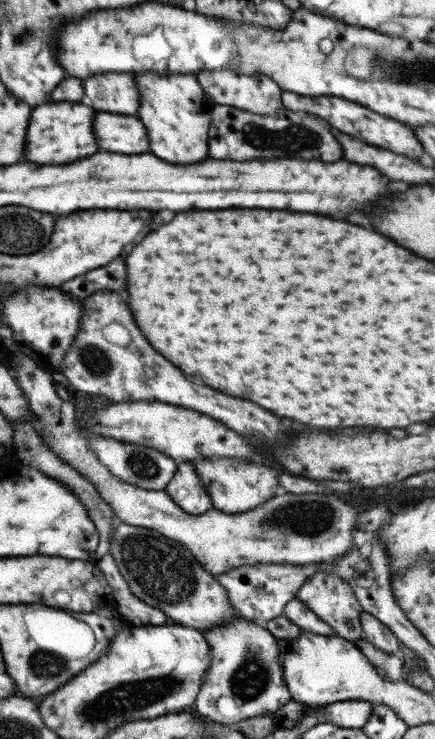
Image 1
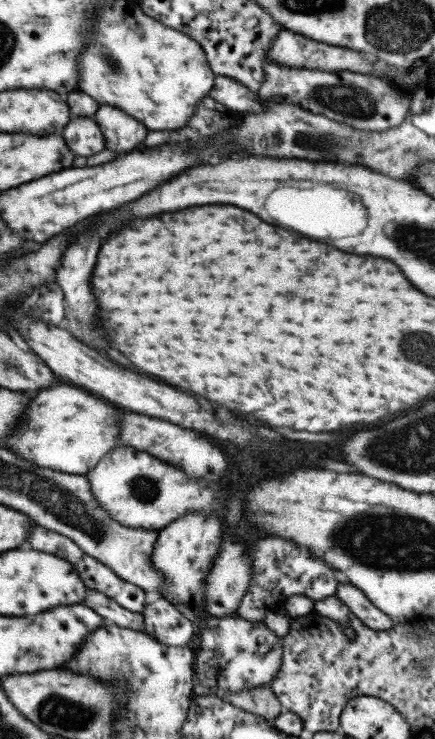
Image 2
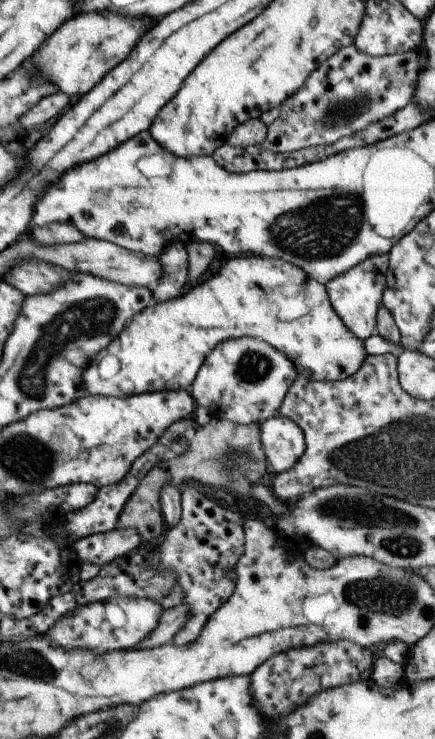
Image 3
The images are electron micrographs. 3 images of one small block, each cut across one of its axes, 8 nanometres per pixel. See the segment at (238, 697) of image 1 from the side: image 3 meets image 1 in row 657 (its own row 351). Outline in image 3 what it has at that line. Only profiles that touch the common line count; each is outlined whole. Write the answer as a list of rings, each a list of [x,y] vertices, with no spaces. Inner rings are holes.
[[[240,337],[217,344],[207,354],[189,386],[190,396],[195,404],[206,408],[213,419],[239,425],[259,424],[277,415],[296,376],[289,360],[267,342]]]

